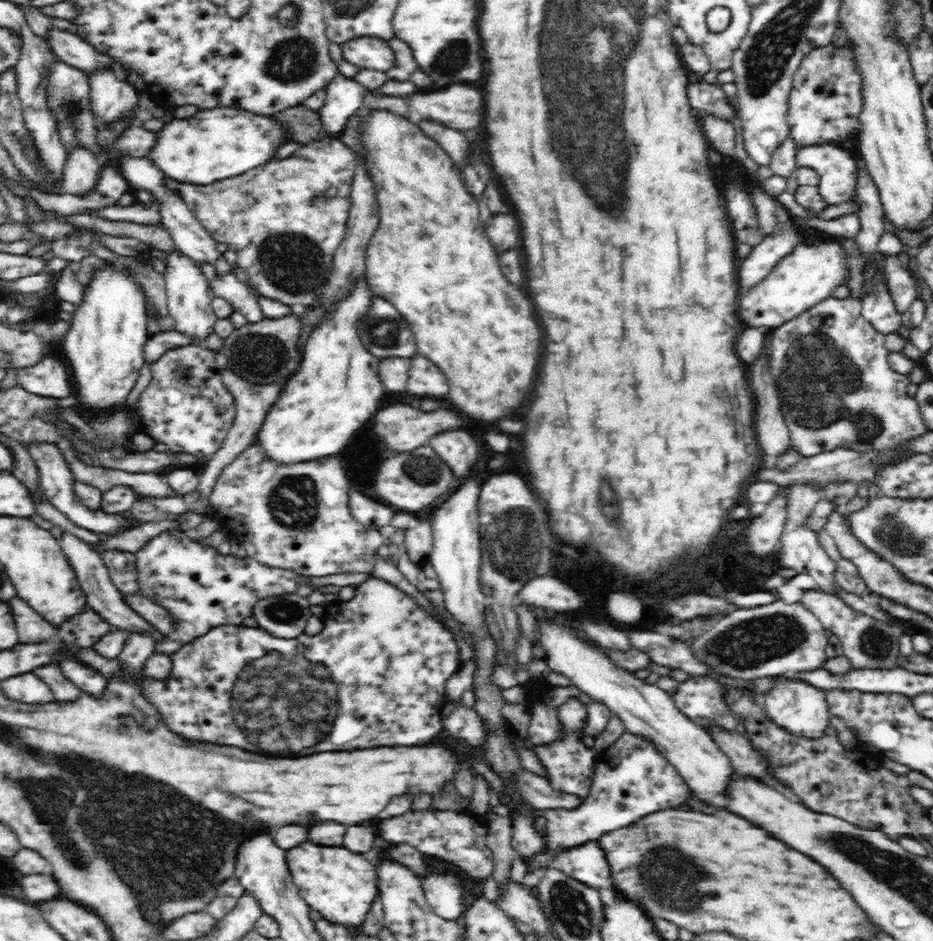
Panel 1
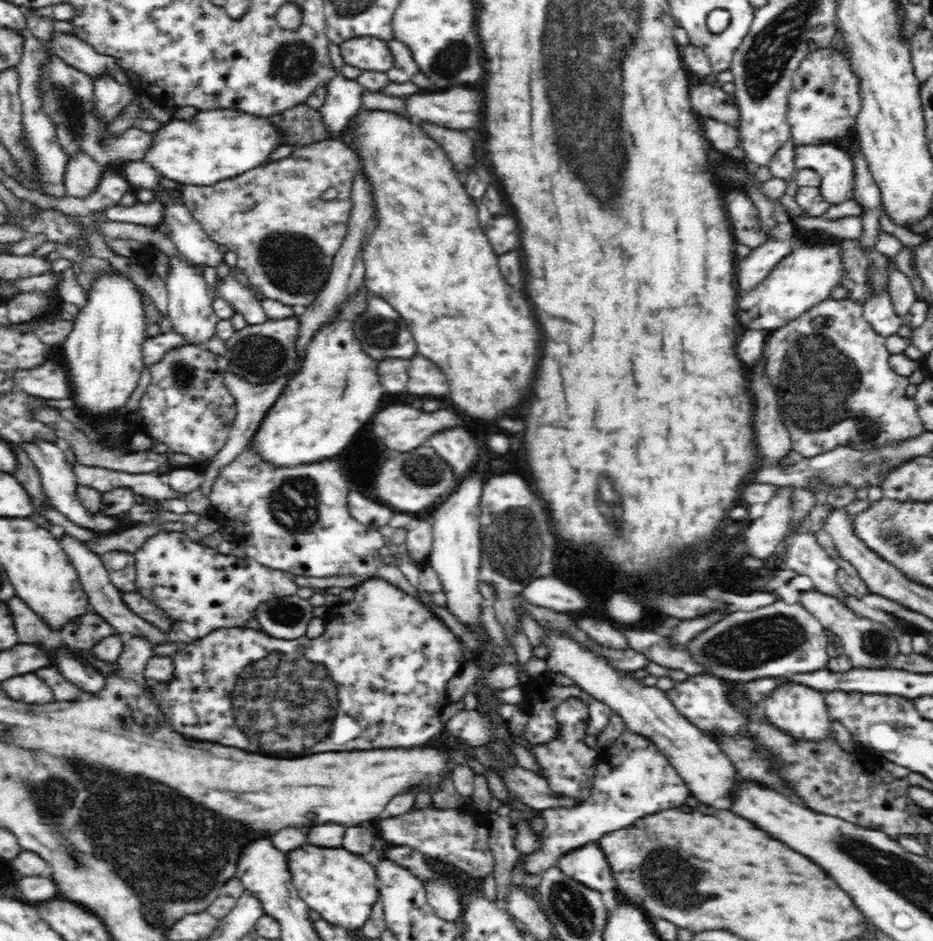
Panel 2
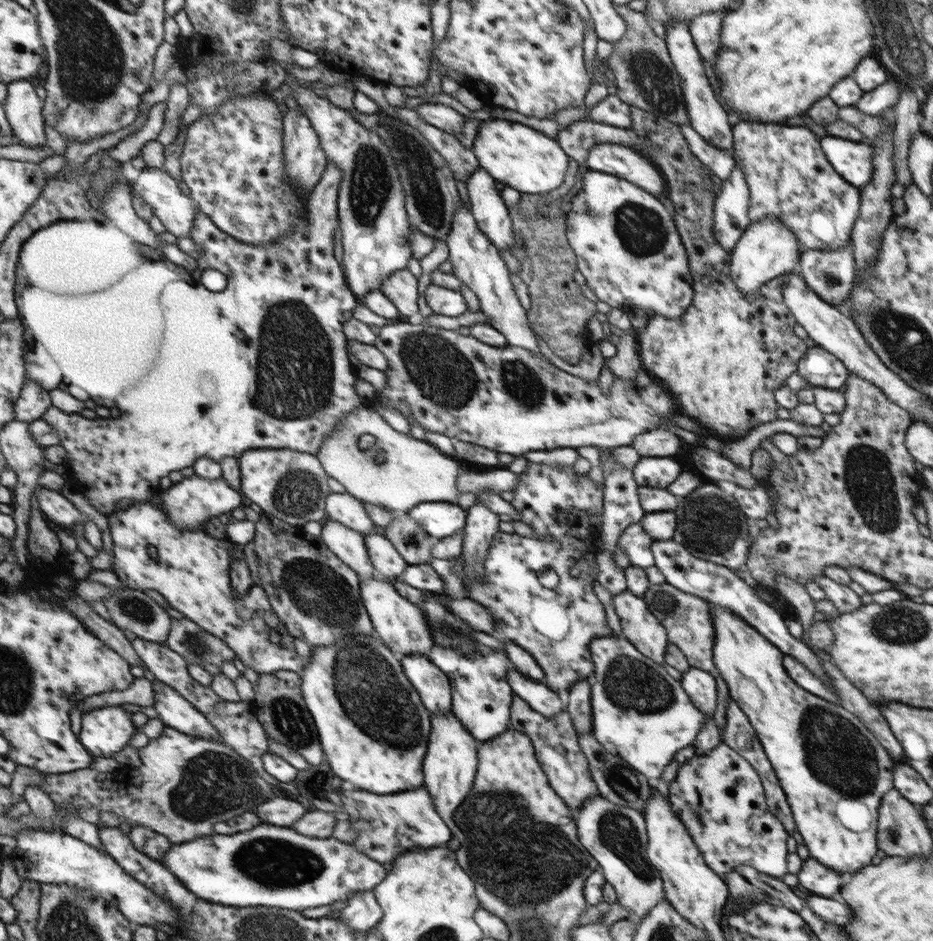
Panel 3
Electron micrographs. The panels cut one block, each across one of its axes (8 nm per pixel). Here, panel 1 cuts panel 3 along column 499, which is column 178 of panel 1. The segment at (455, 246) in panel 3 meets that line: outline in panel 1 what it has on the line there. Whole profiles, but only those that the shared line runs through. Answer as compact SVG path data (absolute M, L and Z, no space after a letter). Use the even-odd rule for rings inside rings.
M170 252L166 254L166 270L164 278L166 292L168 292L168 312L174 320L174 329L178 332L186 333L198 342L207 339L210 333L214 333L214 322L218 319L211 307L211 301L214 297L211 288L208 288L206 276L200 272L198 264L190 260L190 256Z

